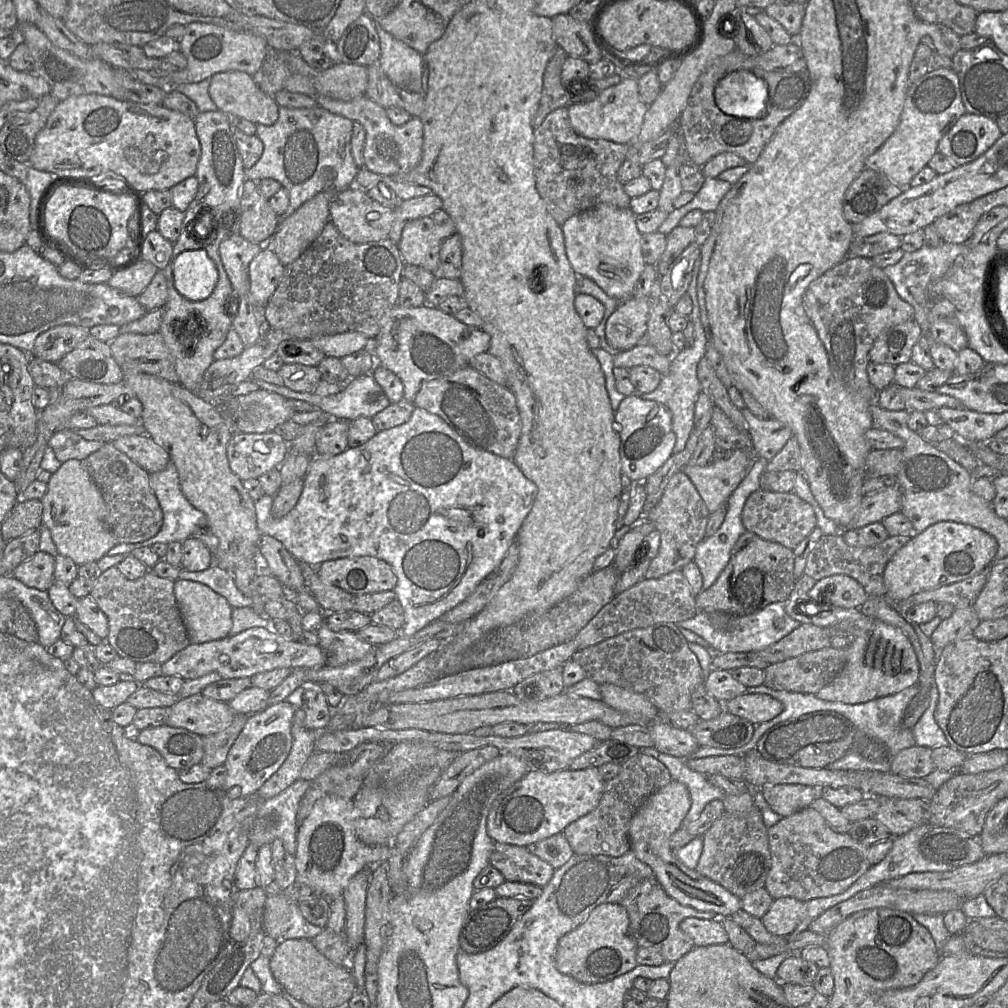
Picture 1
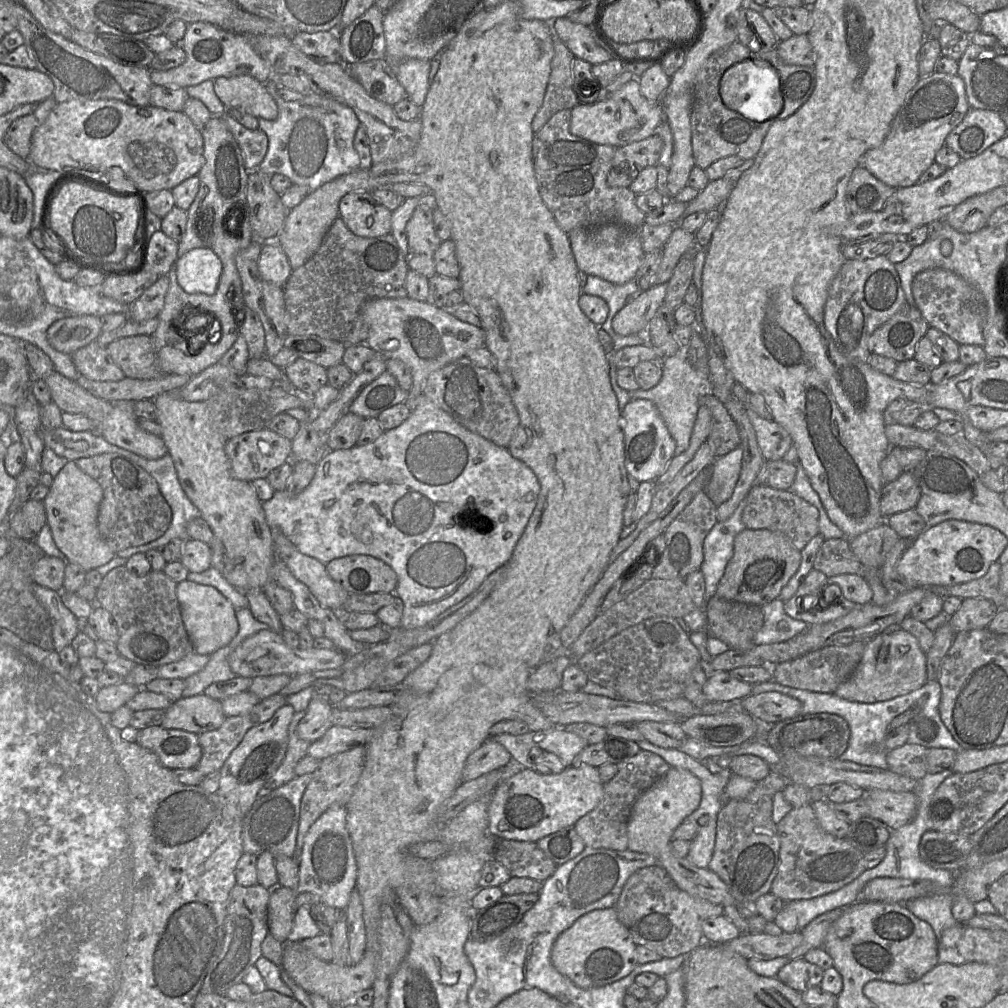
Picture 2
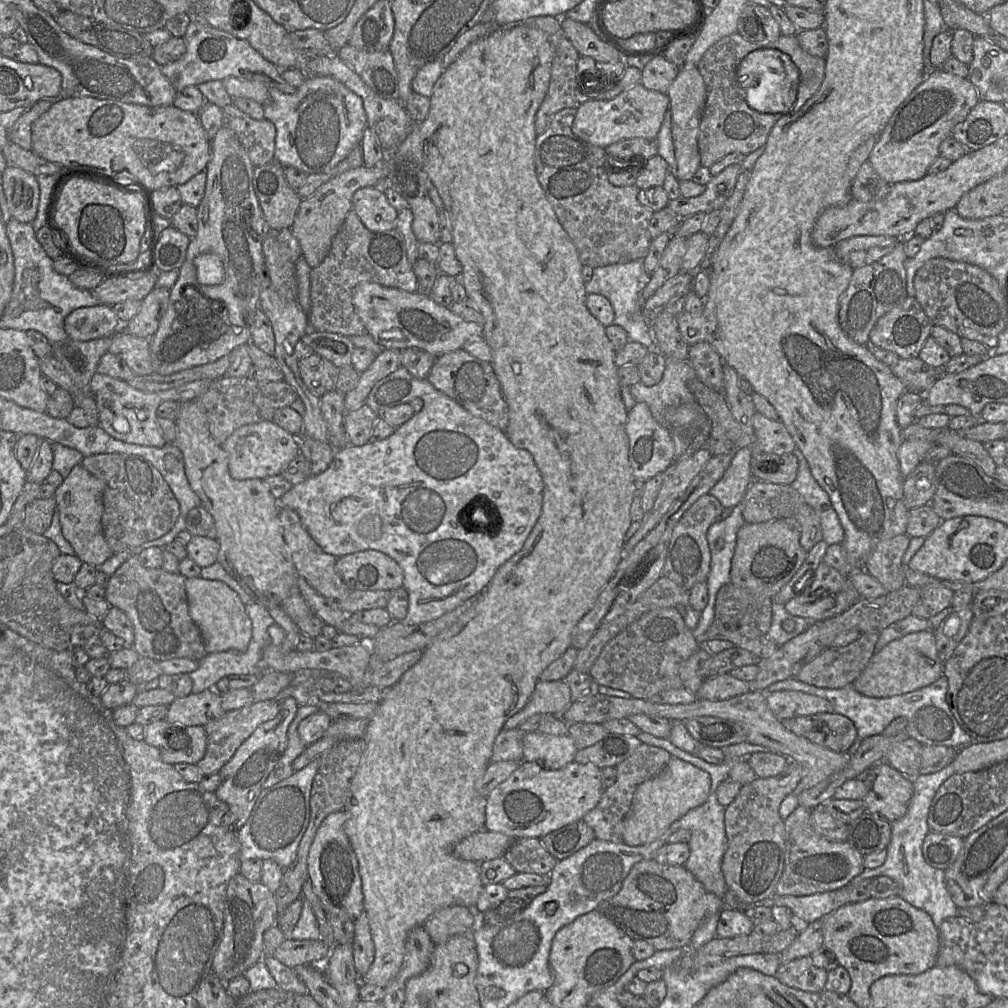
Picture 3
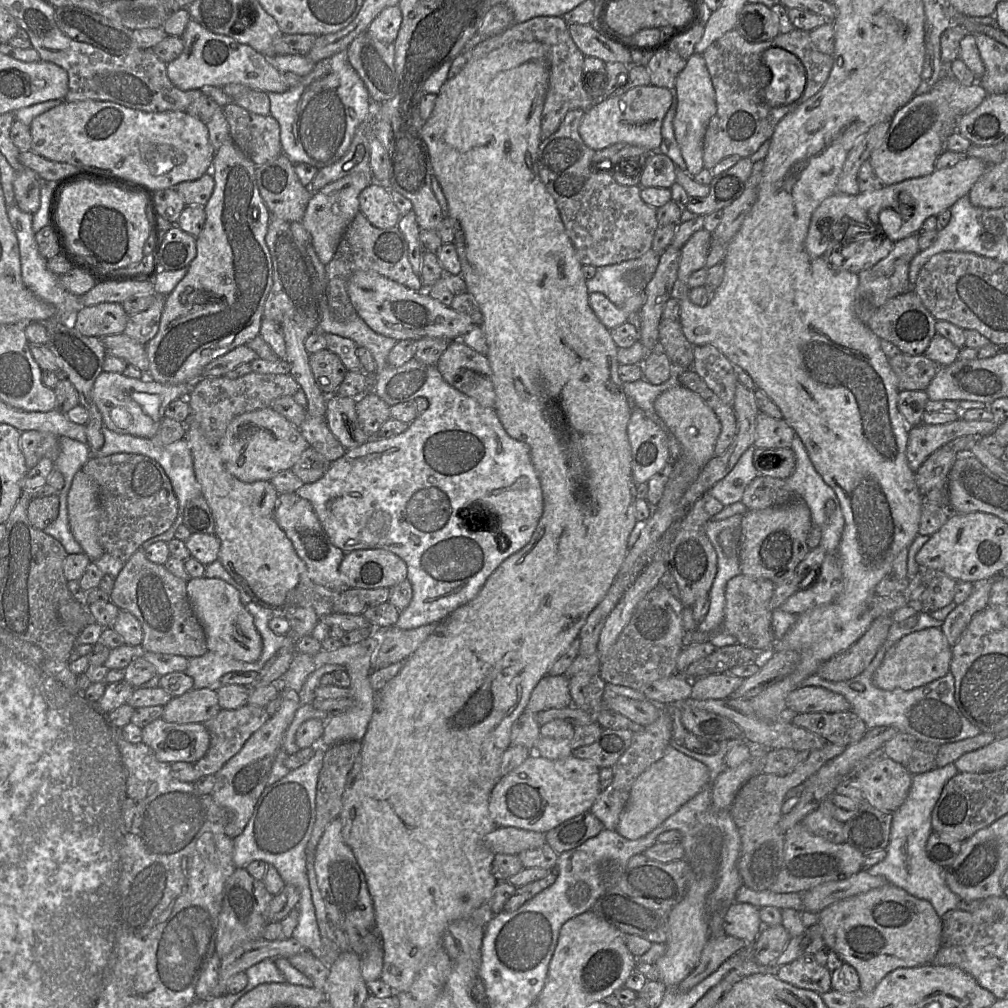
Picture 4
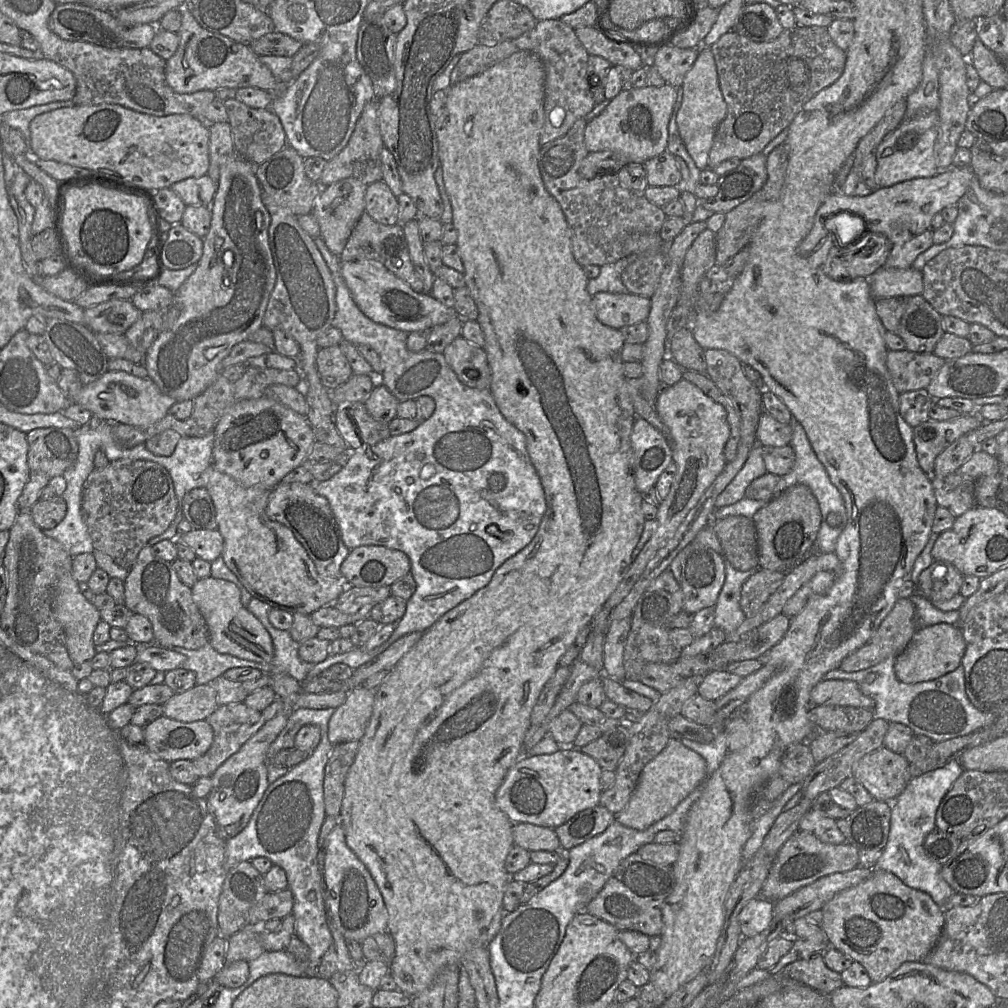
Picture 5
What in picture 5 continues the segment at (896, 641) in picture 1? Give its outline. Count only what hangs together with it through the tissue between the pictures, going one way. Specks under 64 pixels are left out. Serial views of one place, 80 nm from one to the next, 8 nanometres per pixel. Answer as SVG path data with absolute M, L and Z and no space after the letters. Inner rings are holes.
M939 623L917 630L904 651L895 659L897 679L905 684L916 684L937 679L959 667L966 643L961 627Z

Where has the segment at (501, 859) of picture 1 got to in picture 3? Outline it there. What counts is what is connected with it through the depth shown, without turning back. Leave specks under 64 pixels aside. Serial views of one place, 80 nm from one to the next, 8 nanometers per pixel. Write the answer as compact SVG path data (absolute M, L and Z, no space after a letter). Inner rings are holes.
M537 838L515 839L503 858L516 873L539 875L549 875L557 862Z

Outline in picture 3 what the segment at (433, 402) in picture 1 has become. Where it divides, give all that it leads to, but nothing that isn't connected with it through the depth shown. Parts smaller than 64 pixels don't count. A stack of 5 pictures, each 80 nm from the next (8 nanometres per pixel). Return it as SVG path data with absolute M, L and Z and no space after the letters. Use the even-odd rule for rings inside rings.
M463 348L457 349L438 357L427 379L437 390L456 401L472 415L505 433L509 420L508 405L490 362L479 360Z

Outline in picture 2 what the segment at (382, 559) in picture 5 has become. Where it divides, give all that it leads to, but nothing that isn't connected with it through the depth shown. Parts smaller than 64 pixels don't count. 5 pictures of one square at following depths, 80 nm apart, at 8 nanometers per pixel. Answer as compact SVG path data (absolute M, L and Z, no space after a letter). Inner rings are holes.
M356 554L331 560L326 570L350 595L392 593L398 584L395 571L370 555Z

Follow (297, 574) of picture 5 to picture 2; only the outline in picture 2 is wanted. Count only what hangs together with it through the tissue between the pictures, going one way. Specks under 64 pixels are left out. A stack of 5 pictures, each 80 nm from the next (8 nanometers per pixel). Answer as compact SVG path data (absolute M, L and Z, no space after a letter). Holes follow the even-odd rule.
M165 392L153 399L156 407L156 418L161 427L160 436L163 439L168 453L170 454L177 472L179 483L190 501L199 509L201 516L210 526L213 532L211 548L211 566L221 572L221 574L238 590L247 591L251 589L262 589L272 579L272 566L274 563L274 542L272 530L269 527L263 510L263 502L257 496L256 490L251 482L236 479L231 472L230 462L225 452L227 439L214 427L214 421L206 401L187 401L184 400L177 392Z

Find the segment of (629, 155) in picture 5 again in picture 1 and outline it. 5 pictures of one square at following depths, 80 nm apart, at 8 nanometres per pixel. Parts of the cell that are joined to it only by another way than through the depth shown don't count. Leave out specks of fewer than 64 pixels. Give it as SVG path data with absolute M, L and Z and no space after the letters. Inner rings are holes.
M623 77L620 83L595 92L593 98L567 107L574 131L589 139L605 139L615 143L630 144L640 133L648 105L639 95L636 79Z

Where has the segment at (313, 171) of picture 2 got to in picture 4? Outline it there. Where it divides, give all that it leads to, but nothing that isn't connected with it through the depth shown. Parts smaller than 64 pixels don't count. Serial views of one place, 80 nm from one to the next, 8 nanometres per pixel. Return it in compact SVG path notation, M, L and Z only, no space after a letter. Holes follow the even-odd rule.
M341 51L321 62L315 63L306 55L283 55L266 57L279 72L293 72L302 77L300 83L287 91L268 92L270 115L280 125L282 153L294 164L305 163L322 169L329 166L348 151L358 126L371 116L371 97L364 82L348 61L347 53Z

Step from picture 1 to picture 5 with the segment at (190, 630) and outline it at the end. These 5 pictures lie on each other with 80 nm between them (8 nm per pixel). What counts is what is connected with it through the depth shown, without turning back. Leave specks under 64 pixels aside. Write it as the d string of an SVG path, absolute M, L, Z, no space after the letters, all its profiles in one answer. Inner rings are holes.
M211 576L198 579L191 587L192 598L203 616L211 646L219 653L258 663L270 663L274 656L273 642L263 624L241 603L240 590L227 580Z

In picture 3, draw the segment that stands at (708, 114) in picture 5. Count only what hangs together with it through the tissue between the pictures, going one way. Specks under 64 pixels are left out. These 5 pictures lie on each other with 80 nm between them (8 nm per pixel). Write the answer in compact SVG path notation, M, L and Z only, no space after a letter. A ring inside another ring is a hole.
M697 66L690 68L681 67L666 94L670 100L669 107L672 112L671 131L677 163L675 177L679 181L691 180L695 172L701 166L698 135L701 115L707 97L705 83Z

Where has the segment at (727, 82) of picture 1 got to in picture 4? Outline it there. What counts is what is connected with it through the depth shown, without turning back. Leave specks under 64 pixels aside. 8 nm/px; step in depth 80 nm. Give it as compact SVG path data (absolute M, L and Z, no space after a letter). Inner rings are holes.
M771 48L763 53L762 62L771 73L770 81L761 92L764 102L772 107L795 102L803 93L807 79L806 70L801 61L795 55L783 49Z

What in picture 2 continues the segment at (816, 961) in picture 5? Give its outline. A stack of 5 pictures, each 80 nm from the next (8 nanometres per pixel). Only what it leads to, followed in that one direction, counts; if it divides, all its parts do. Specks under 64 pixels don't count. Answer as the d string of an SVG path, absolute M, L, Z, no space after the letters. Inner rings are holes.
M804 958L789 960L777 973L777 978L788 987L803 993L818 987L823 979L824 970Z

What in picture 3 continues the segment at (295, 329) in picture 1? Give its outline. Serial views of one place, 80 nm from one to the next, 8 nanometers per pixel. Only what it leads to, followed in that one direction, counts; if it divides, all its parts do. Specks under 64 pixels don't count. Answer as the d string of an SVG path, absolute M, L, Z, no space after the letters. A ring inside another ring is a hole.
M351 210L332 239L328 255L310 272L310 309L308 326L313 332L329 332L342 336L360 336L367 329L353 304L353 292L363 282L377 283L406 292L417 291L417 278L413 265L407 258L402 234L393 228L384 232L372 232Z

